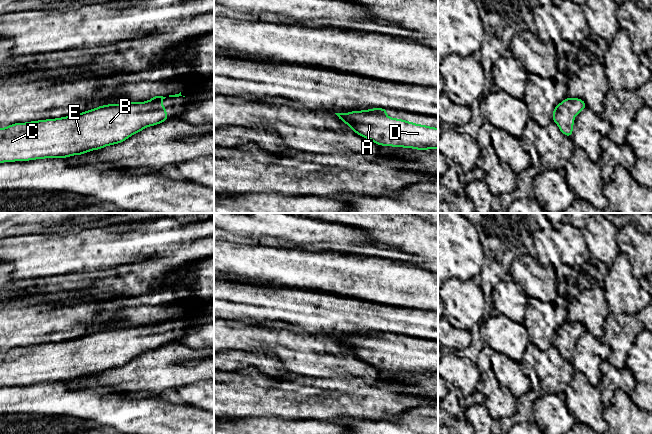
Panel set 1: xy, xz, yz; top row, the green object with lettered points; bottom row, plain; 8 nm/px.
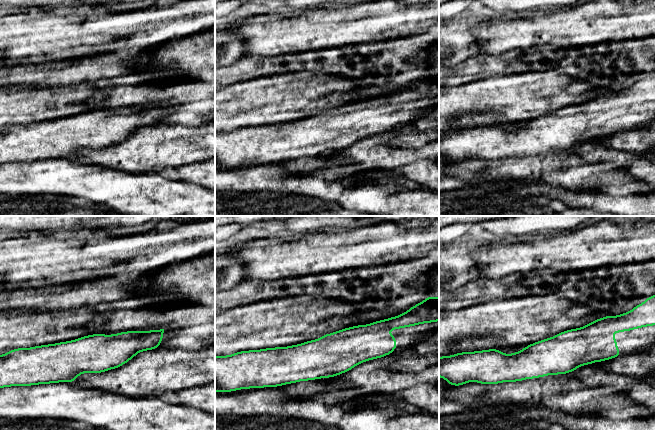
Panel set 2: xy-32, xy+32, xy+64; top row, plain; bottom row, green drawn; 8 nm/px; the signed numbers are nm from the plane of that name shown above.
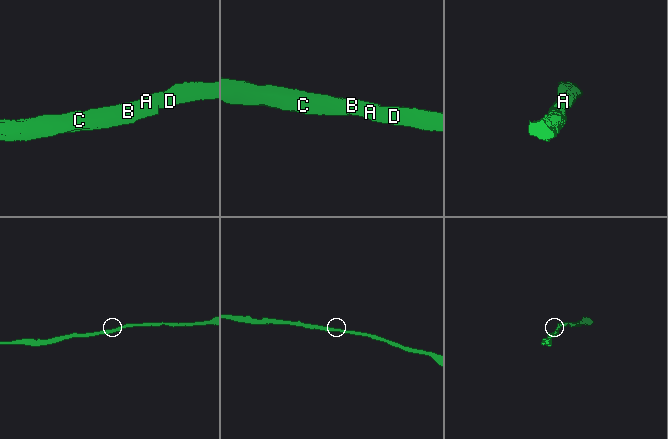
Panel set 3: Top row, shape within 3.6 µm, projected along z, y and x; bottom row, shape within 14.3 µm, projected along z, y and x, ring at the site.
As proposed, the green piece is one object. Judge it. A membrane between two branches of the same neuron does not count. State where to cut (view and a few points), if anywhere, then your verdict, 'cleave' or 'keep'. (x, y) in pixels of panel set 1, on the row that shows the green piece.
no cut; keep

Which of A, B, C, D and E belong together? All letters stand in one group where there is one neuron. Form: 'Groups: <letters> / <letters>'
Groups: A B C D E

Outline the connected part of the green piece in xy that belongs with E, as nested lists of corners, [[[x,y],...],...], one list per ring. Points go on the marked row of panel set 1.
[[[155,94],[152,99],[145,102],[129,101],[125,104],[99,105],[95,109],[61,118],[10,124],[0,128],[0,163],[58,157],[66,159],[123,143],[146,127],[168,120],[168,111],[164,109],[162,102],[165,98]]]

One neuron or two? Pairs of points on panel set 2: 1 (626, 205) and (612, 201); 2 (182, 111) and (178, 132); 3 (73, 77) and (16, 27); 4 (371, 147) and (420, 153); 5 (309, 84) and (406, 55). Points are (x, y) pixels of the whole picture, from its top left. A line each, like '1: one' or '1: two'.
1: one
2: two
3: two
4: one
5: one

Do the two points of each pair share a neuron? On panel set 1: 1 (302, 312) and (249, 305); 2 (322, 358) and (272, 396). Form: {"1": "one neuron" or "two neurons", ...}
{"1": "one neuron", "2": "two neurons"}

